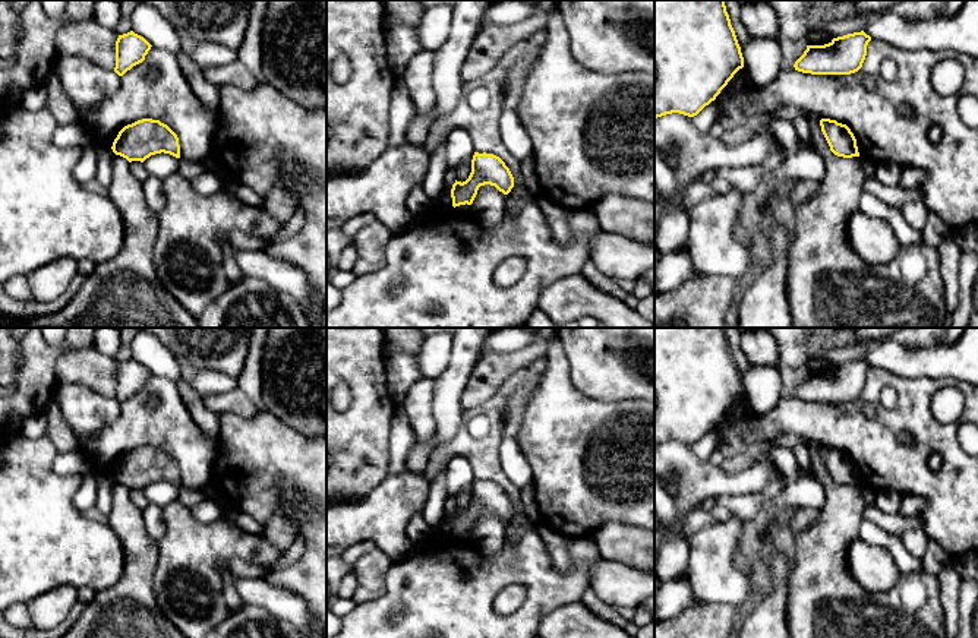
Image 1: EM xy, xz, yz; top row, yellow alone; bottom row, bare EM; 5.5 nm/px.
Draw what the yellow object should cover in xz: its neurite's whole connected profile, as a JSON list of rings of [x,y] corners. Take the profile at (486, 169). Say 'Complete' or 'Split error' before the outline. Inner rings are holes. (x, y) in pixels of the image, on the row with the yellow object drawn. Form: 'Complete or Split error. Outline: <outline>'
Complete. Outline: [[[474,152],[471,160],[471,173],[466,181],[452,184],[452,206],[471,205],[480,186],[495,186],[504,195],[514,187],[514,177],[505,162],[493,154]]]

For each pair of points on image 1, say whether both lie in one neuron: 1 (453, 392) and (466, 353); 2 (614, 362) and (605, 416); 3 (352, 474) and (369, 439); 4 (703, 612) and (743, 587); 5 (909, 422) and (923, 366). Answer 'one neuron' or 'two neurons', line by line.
1: one neuron
2: two neurons
3: one neuron
4: two neurons
5: two neurons

